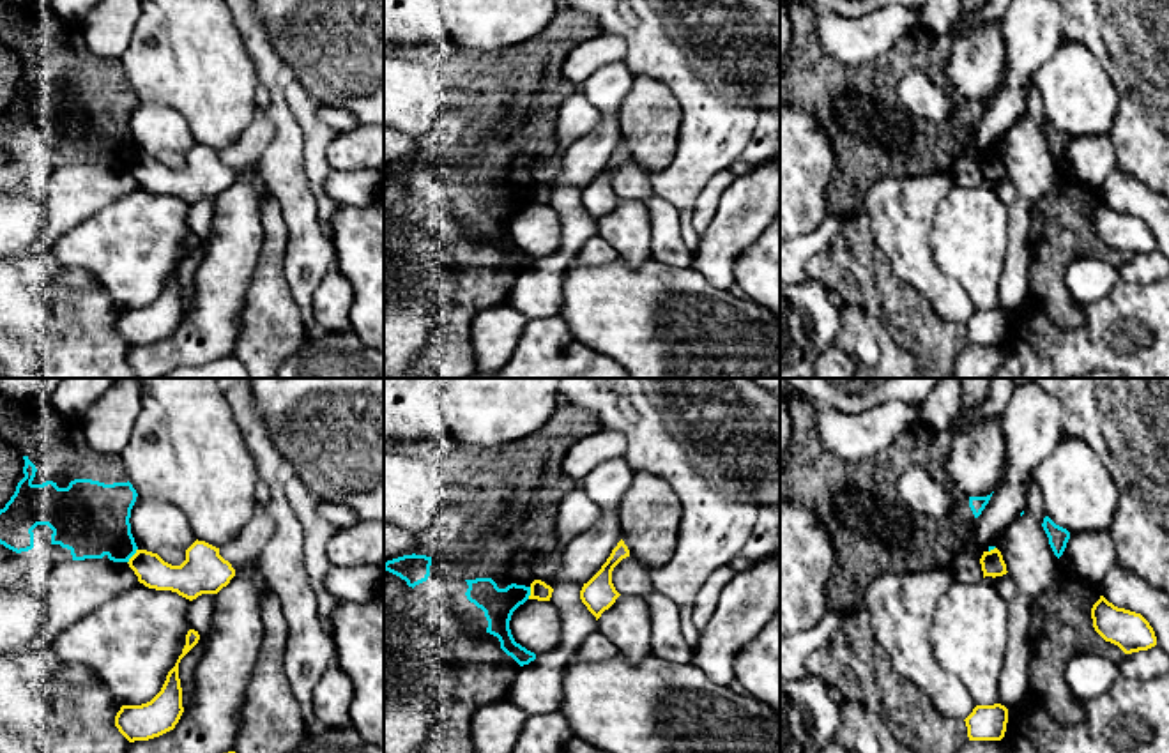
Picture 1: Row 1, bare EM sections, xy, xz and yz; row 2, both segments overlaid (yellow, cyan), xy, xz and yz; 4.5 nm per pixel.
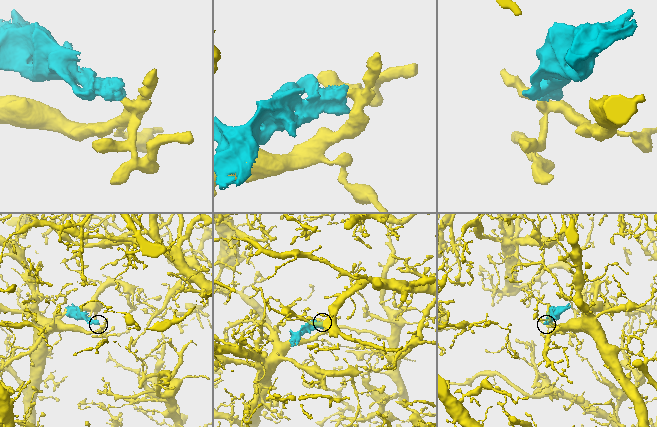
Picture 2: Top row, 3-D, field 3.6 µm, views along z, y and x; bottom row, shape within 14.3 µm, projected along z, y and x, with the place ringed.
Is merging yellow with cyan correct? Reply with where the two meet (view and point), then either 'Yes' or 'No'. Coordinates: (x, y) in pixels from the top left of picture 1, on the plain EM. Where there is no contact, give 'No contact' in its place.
Touches yellow at xy (133, 159). No

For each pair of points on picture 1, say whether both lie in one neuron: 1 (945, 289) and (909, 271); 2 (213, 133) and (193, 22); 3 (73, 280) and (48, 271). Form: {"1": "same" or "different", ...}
{"1": "same", "2": "same", "3": "different"}

